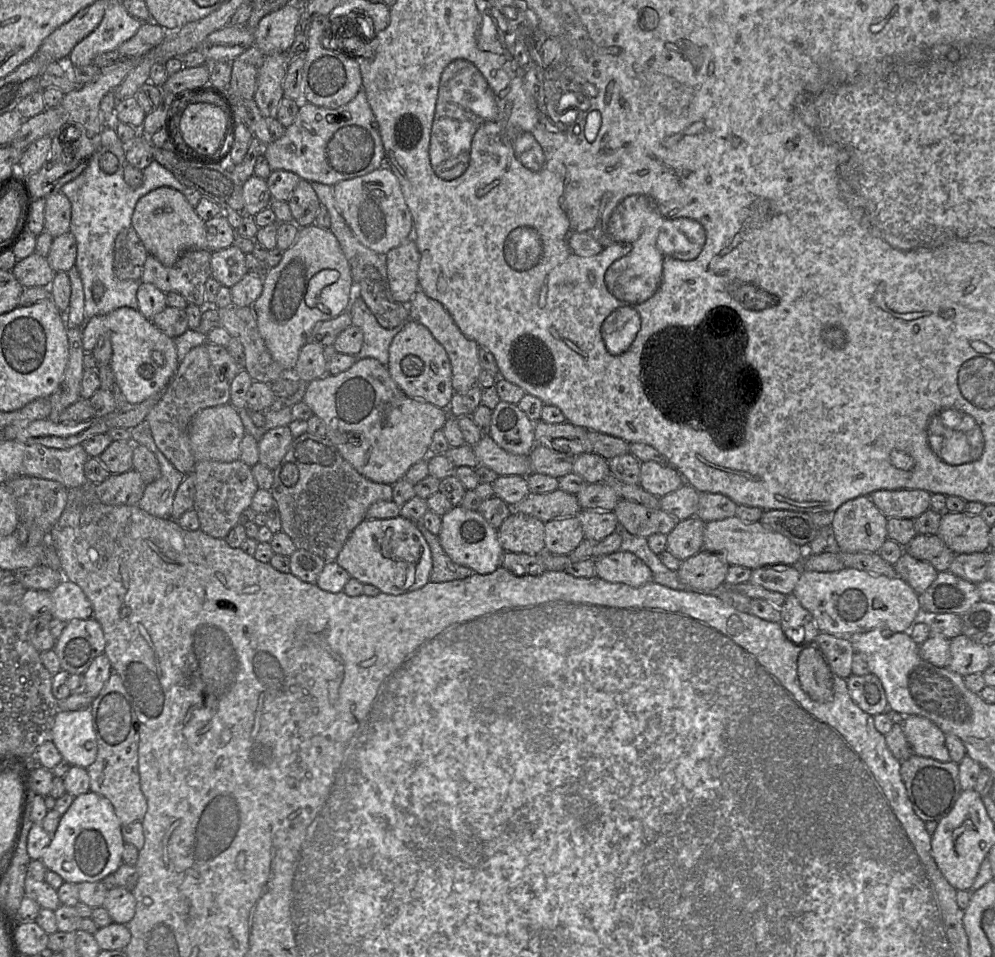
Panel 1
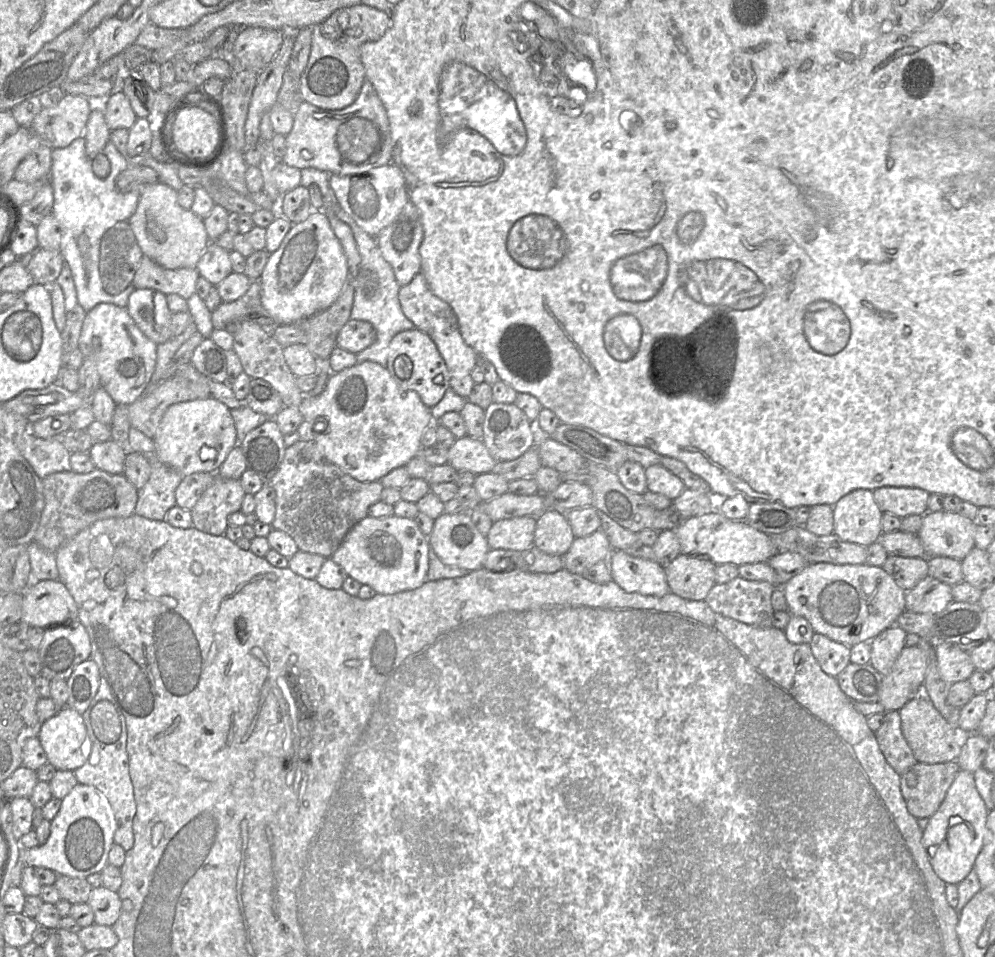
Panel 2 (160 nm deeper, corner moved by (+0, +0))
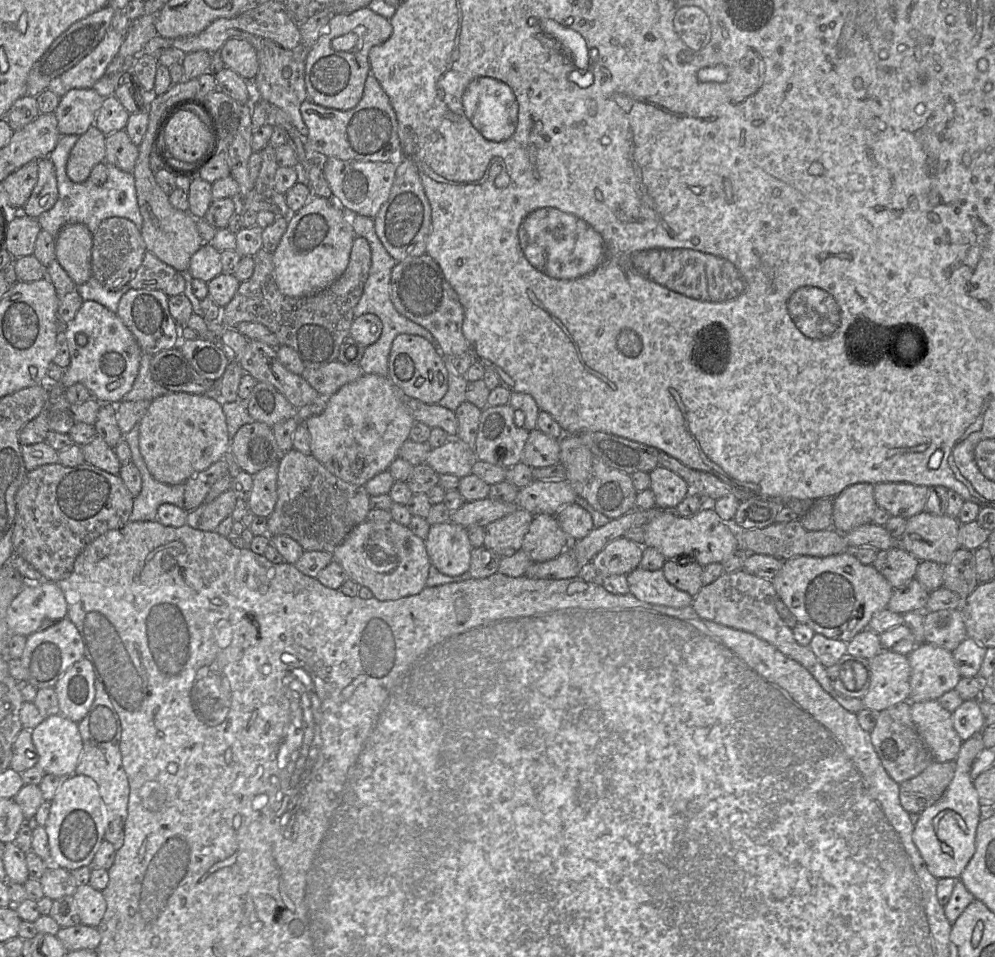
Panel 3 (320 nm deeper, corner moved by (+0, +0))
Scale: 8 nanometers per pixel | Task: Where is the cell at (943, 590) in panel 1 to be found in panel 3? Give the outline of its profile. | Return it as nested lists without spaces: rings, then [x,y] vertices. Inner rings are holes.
[[[916,580],[894,588],[886,609],[903,615],[908,612],[924,611],[929,593]]]

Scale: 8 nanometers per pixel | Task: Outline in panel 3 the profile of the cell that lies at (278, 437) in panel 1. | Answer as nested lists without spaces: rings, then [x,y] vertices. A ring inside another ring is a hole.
[[[262,422],[240,427],[231,441],[230,451],[240,469],[251,475],[278,464],[284,454],[277,445],[272,428]]]

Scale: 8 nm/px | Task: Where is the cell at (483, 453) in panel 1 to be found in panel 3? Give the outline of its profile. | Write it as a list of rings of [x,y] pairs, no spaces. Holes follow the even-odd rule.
[[[450,438],[444,445],[430,451],[426,464],[439,475],[452,474],[462,478],[472,474],[476,460],[474,449],[458,438]]]

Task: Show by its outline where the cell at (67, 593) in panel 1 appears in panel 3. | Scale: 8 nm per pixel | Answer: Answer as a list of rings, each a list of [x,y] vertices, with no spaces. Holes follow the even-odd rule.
[[[43,580],[23,586],[10,603],[6,623],[14,635],[29,636],[67,617],[68,605],[57,582]]]

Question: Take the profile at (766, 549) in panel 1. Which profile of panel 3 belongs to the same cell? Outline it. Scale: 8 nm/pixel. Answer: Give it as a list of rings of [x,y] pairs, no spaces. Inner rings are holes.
[[[701,509],[699,512],[692,515],[691,517],[682,517],[677,515],[675,511],[662,510],[654,519],[652,519],[645,526],[638,526],[638,527],[644,527],[645,530],[644,547],[655,548],[666,558],[666,560],[676,561],[676,559],[683,559],[683,562],[685,562],[685,559],[689,559],[690,561],[697,562],[702,567],[704,567],[711,563],[721,563],[724,559],[728,558],[733,553],[738,553],[739,551],[738,540],[737,540],[737,529],[734,527],[733,524],[723,521],[714,509]]]

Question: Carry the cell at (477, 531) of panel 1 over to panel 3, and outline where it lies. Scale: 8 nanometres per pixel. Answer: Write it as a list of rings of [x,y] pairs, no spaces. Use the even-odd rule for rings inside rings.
[[[452,521],[431,525],[425,546],[440,573],[460,576],[469,570],[473,547],[466,527]]]

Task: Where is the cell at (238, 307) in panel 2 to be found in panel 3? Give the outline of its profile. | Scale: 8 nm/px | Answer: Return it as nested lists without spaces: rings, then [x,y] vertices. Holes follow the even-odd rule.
[[[355,237],[345,272],[329,287],[304,297],[288,297],[278,289],[274,278],[273,255],[261,248],[255,255],[252,276],[241,282],[232,300],[222,308],[221,321],[236,329],[241,322],[255,322],[274,333],[280,345],[293,348],[306,370],[325,366],[338,359],[340,346],[349,335],[354,309],[363,293],[371,266],[368,241]]]

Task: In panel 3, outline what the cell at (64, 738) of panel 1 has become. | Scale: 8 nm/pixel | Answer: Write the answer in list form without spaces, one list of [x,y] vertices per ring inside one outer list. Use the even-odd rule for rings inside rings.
[[[61,714],[45,718],[31,731],[39,766],[45,774],[68,777],[75,773],[83,743],[75,723]]]

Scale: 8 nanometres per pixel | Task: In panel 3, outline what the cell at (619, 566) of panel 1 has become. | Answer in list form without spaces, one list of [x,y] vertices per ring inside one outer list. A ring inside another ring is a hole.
[[[638,567],[626,576],[629,593],[649,604],[685,608],[691,606],[695,598],[669,584],[662,569],[650,571]]]

